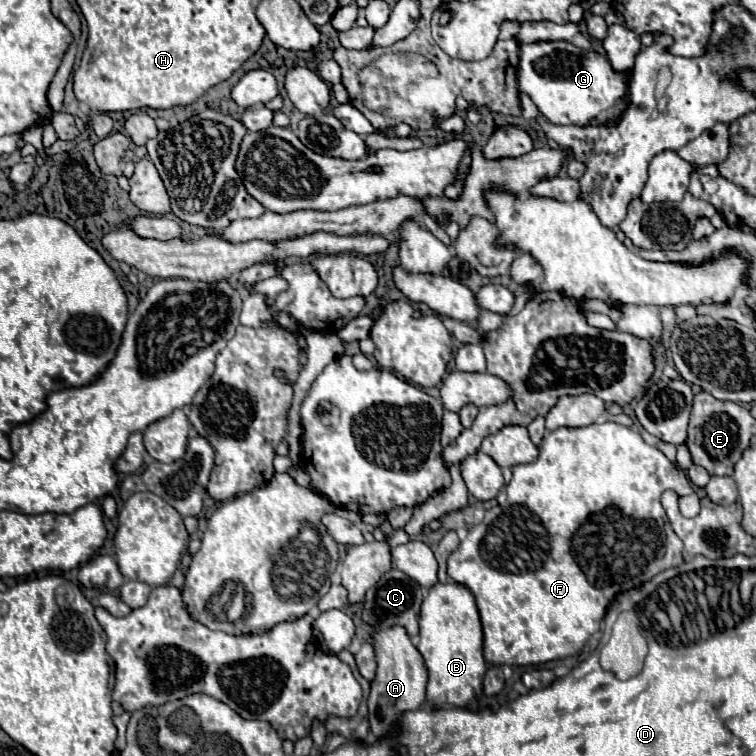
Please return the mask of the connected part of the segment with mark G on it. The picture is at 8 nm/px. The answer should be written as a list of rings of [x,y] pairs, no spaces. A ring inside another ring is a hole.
[[[558,40],[558,42],[536,42],[536,44],[522,44],[520,46],[520,68],[518,68],[518,88],[520,92],[528,94],[532,98],[532,102],[538,106],[538,110],[552,122],[552,124],[558,124],[558,126],[610,126],[610,124],[618,124],[618,120],[622,118],[622,114],[626,112],[628,108],[628,82],[630,82],[630,74],[628,72],[616,72],[610,64],[608,64],[608,58],[594,52],[594,50],[584,50],[584,48],[578,48],[570,42],[564,42],[564,40]]]

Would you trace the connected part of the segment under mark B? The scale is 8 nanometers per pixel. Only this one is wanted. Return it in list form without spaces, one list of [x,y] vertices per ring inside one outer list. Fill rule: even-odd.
[[[448,582],[448,584],[434,584],[424,602],[420,612],[420,642],[418,650],[424,656],[426,670],[428,670],[428,700],[436,706],[452,704],[452,706],[468,706],[470,700],[478,698],[482,694],[482,680],[486,672],[486,660],[482,656],[484,646],[484,634],[480,624],[480,614],[476,612],[476,602],[472,600],[472,592],[464,588],[462,584]]]

